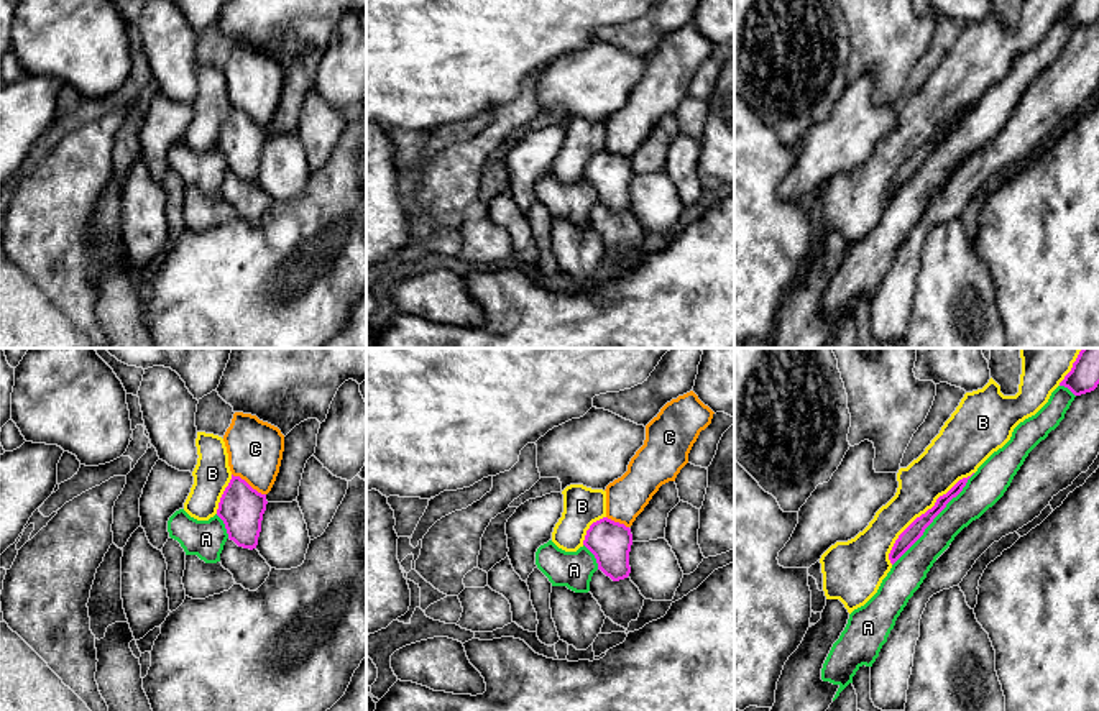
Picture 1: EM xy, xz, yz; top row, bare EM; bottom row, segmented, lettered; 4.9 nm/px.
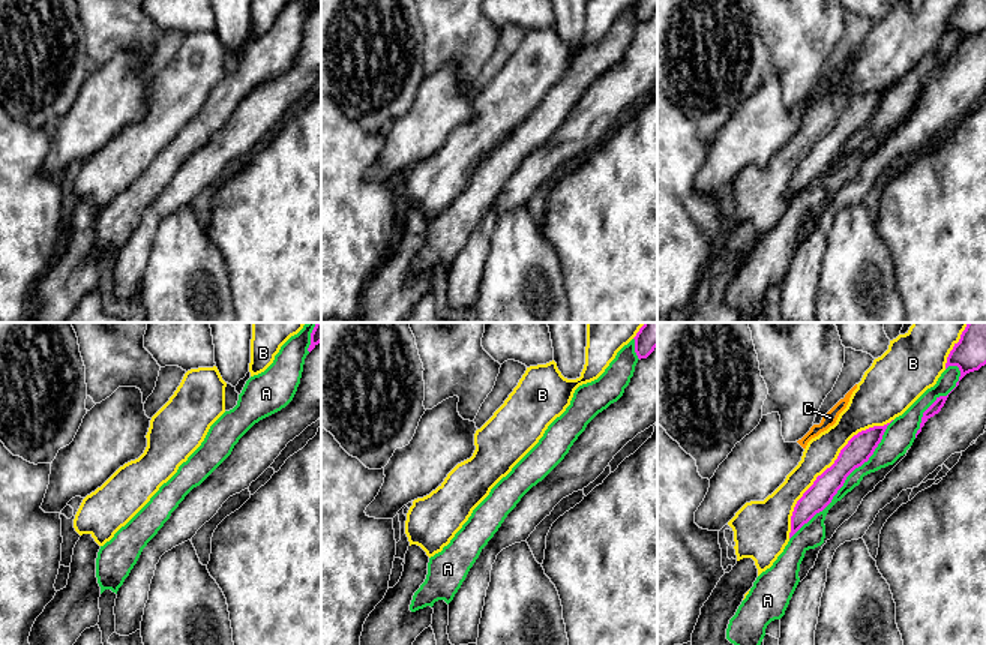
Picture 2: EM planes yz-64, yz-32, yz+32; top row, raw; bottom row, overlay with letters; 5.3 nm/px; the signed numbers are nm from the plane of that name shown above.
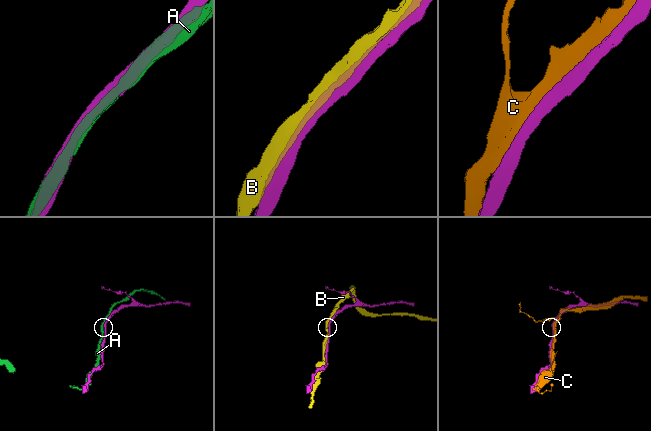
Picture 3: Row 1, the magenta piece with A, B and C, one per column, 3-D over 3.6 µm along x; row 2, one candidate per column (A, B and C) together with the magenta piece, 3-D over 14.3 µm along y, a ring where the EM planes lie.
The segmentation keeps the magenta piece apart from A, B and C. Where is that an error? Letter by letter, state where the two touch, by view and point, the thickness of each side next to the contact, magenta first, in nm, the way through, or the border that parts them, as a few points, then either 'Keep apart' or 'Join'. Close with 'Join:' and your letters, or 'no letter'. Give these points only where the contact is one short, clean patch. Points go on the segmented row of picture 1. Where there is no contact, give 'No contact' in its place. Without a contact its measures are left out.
A: Touches magenta at yz (933, 518). Thickness 80 nm (magenta) against 160 nm. Keep apart
B: Touches magenta at yz (922, 514). Thickness 80 nm (magenta) against 220 nm. Keep apart
C: Touches magenta at xy (247, 483). Thickness 220 nm (magenta) against 280 nm. Keep apart
Join: no letter

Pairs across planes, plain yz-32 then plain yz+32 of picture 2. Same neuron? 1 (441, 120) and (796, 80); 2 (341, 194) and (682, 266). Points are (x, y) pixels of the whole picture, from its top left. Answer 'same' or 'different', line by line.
1: different
2: same

